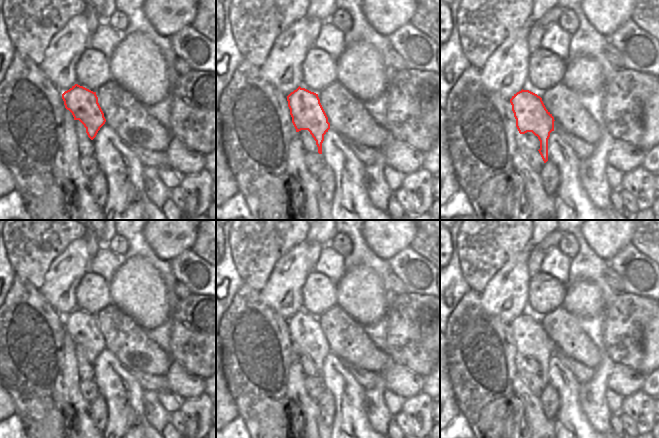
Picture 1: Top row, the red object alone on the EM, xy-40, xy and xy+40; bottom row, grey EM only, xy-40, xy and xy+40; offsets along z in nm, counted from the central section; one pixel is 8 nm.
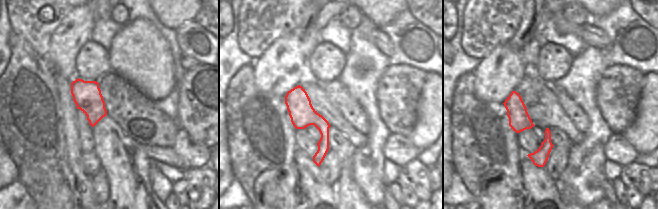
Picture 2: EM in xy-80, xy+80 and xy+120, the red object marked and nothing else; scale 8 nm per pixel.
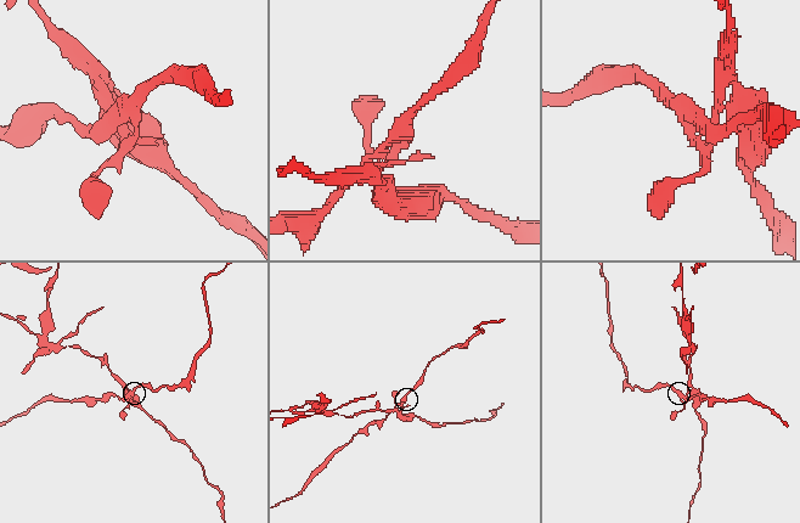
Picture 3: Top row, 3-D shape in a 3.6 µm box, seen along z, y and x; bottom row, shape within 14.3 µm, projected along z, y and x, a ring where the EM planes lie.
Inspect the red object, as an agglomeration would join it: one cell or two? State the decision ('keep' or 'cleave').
cleave

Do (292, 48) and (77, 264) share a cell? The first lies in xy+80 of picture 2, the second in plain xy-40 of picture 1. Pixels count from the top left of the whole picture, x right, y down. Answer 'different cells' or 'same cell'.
same cell

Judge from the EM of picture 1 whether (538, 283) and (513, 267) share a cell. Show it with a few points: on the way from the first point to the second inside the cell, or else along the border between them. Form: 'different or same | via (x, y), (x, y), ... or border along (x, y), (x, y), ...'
different | border along (530, 278), (527, 301)

